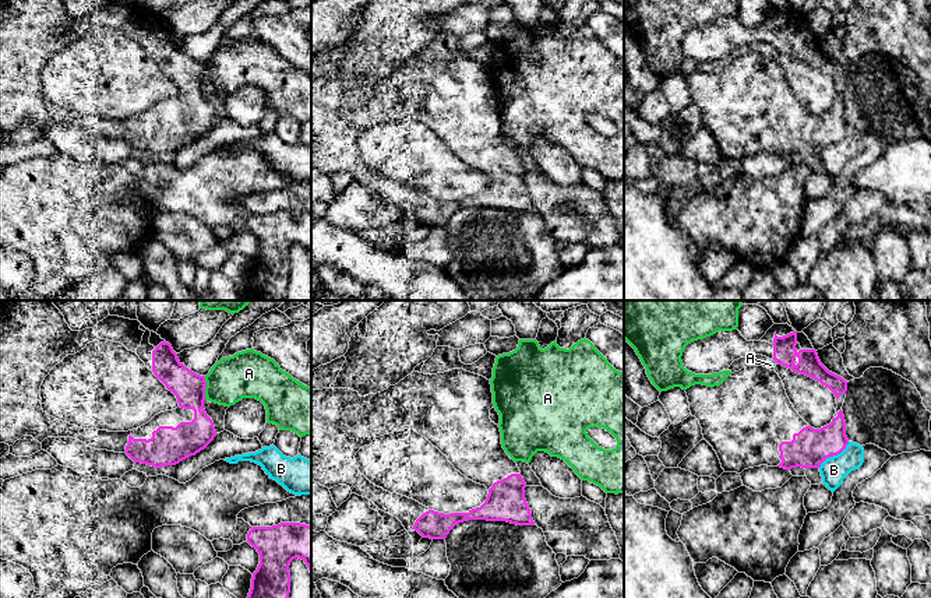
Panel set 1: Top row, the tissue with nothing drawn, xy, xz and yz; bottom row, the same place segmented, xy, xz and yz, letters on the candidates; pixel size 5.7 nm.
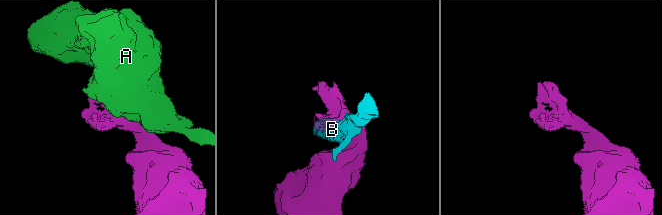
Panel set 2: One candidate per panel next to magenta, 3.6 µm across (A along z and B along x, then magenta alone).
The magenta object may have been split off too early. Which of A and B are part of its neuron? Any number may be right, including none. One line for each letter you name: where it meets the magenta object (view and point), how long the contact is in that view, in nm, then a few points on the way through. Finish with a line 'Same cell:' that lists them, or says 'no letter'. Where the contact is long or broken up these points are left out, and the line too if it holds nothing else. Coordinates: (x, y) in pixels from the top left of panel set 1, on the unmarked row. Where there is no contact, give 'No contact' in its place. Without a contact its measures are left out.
Same cell: no letter

